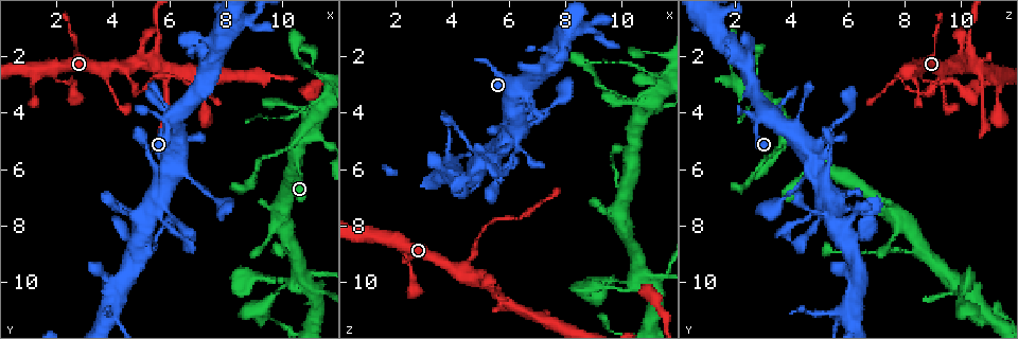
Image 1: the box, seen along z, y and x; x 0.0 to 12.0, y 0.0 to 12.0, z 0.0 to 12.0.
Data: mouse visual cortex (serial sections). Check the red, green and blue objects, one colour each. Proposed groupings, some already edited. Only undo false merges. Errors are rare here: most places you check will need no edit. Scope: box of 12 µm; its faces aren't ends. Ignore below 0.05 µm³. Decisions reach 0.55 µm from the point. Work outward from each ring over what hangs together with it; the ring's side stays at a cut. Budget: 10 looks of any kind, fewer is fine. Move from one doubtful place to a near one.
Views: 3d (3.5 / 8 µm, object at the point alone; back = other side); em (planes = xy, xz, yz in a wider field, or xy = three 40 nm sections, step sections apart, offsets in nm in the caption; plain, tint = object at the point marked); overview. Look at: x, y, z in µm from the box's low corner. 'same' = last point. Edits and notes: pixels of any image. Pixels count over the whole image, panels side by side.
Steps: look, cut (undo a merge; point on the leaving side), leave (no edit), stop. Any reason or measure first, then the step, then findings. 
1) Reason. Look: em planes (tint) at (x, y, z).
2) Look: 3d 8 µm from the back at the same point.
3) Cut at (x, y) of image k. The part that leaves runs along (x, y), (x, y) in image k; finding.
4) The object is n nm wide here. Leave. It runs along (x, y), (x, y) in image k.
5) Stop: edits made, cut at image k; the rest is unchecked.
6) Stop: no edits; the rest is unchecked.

Abrupt turn. Look: 3d 3.5 µm at (10.3, 8.6, 8.6).

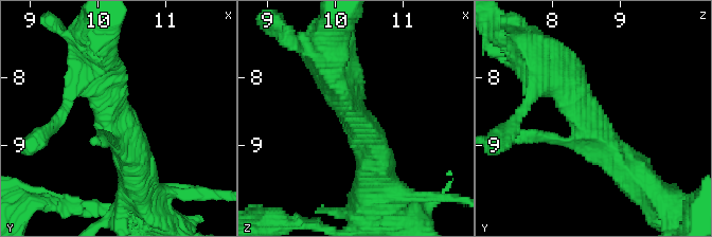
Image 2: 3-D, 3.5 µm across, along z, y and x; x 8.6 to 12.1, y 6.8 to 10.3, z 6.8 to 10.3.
3 arms meet here; the arms are 150, 450, 500 nm wide. Look: em xy step 3 (tint) at (10.25, 8.65, 8.55).

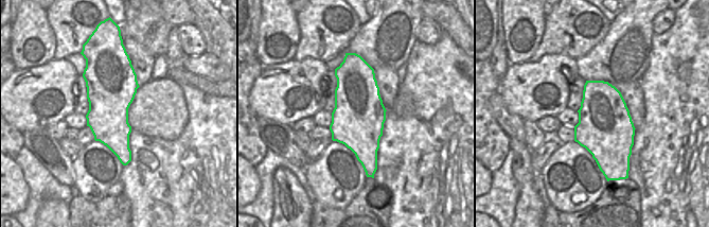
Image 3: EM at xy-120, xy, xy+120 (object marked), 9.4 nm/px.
Leave. It runs along (551, 64), (629, 171) in image 2; continuous, no second cell.

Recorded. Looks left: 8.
Four or more arms meet. Look: 3d 3.5 µm at (4.9, 8.4, 6.2).

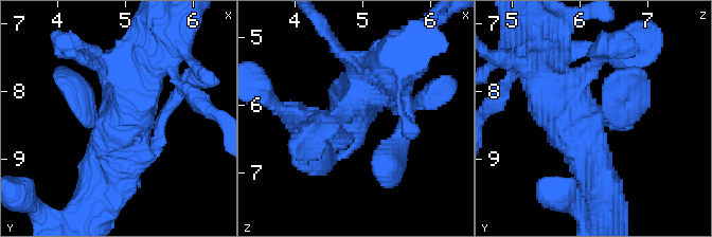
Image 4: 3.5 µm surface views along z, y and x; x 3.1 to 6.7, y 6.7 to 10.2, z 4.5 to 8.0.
Look: em xy step 1 (tint) at (4.95, 8.40, 6.25).

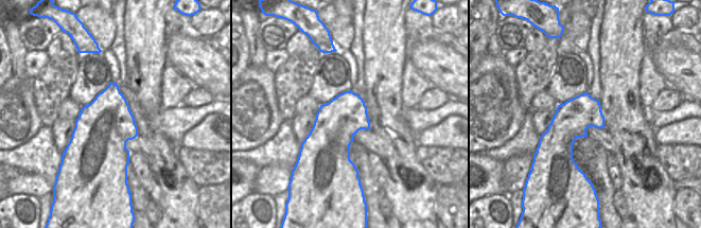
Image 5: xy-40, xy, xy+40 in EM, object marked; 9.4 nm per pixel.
The object is 400 nm wide here. Leave. It runs along (540, 68), (602, 184) in image 4; continuous, no second cell.

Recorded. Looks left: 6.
Abrupt turn. Look: 3d 3.5 µm at (4.3, 2.3, 9.7).

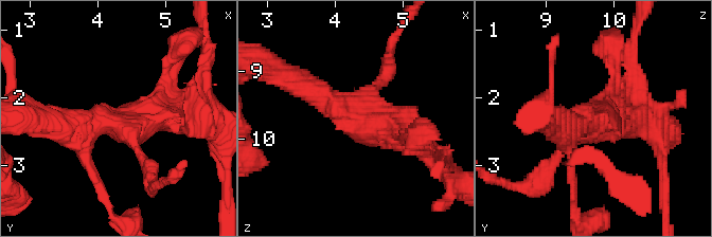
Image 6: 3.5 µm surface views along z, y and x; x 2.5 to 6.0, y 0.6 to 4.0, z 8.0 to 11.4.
3 arms meet here; the arms are 150, 400, 500 nm wide. Look: em xy step 2 (tint) at (4.20, 2.30, 9.60).

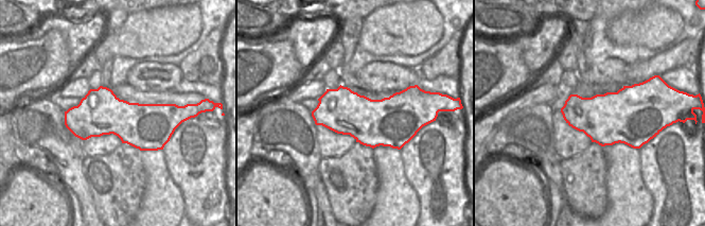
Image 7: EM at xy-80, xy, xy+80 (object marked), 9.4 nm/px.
Look: em xy step 5 (tint) at the same point.

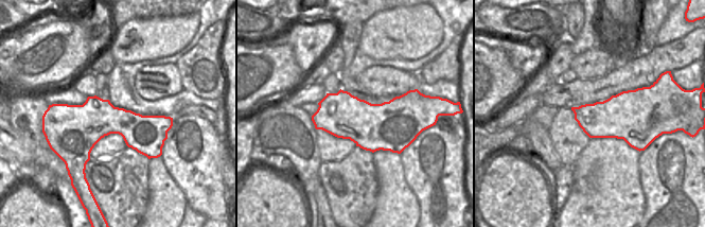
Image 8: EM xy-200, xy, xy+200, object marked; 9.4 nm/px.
Leave. It runs along (66, 112), (80, 120), (169, 124) in image 8; all the same cell.

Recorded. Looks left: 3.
Thick turns thin. Look: 3d 3.5 µm at (5.0, 3.2, 8.3).

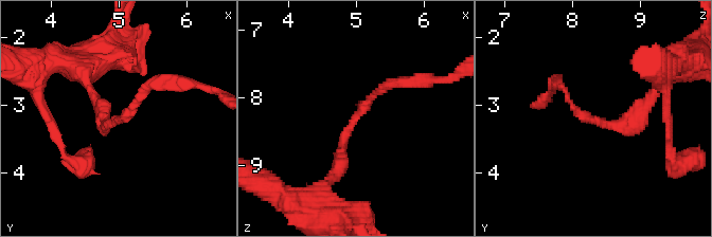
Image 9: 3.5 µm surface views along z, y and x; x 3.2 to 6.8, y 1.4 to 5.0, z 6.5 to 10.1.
The arms are 150, 250 nm wide; need the tissue. Look: em xy step 1 (tint) at (5.05, 3.15, 8.30).

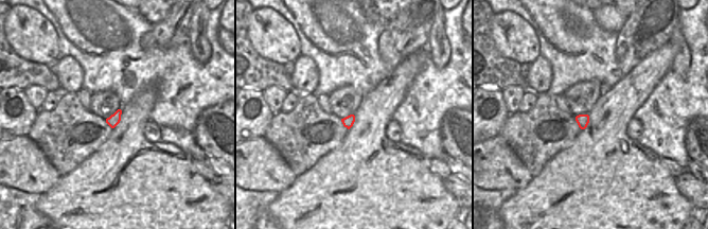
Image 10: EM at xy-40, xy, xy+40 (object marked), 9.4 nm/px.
Leave. All the same cell.

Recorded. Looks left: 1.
Stop: no edits; the rest is unchecked.

